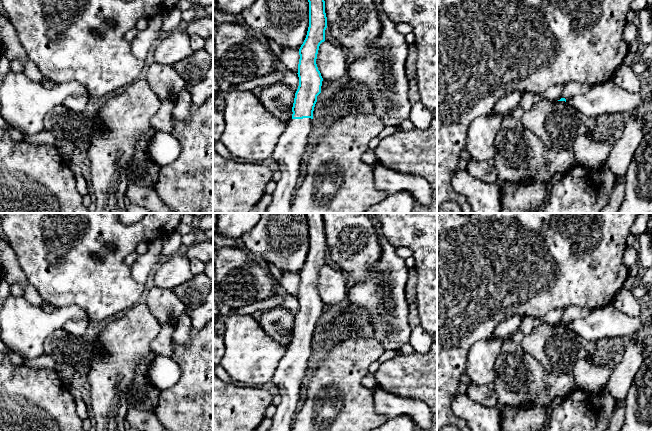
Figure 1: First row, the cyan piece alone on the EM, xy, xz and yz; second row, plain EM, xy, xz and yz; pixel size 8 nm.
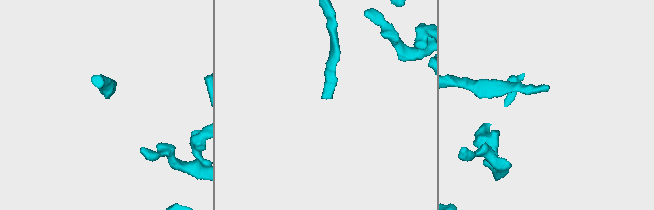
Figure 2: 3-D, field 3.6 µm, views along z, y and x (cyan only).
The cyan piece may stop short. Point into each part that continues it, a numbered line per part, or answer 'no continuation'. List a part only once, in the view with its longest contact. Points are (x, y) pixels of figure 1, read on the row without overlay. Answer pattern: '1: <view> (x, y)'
1: xz (288, 378)

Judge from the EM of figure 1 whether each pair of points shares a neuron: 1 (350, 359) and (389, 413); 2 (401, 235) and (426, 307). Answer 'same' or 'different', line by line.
1: different
2: same

